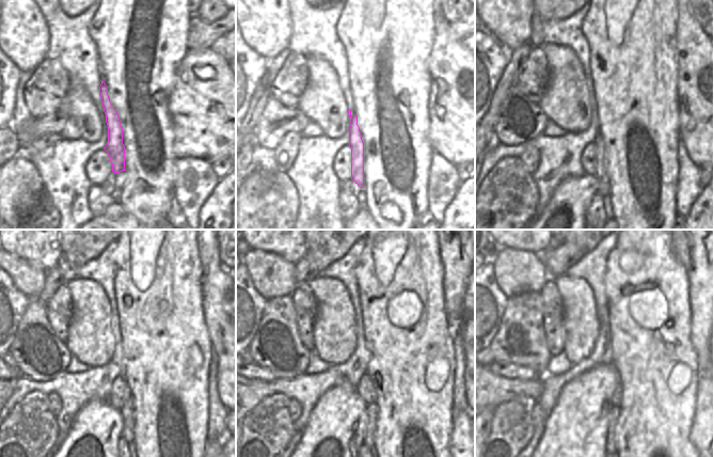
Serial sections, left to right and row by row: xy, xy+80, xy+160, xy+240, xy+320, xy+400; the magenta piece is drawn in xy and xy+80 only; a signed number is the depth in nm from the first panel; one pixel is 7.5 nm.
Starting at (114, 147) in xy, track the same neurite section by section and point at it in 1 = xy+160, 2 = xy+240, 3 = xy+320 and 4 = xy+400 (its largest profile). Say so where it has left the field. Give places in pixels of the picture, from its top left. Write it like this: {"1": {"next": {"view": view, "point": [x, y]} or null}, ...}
{"1": {"next": {"view": "xy+160", "point": [601, 171]}}, "2": {"next": {"view": "xy+240", "point": [127, 410]}}, "3": {"next": {"view": "xy+320", "point": [371, 410]}}, "4": {"next": {"view": "xy+400", "point": [615, 411]}}}

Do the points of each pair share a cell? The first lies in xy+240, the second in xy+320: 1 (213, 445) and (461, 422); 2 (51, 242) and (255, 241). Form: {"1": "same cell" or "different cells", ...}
{"1": "same cell", "2": "same cell"}

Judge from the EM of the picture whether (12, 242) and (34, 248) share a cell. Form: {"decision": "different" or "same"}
{"decision": "same"}

